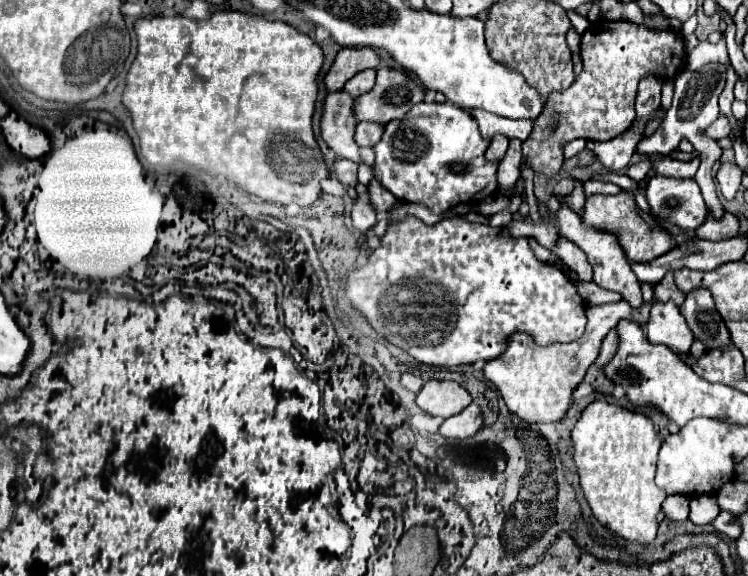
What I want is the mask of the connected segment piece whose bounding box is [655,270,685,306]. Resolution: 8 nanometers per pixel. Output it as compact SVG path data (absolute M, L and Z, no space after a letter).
M670 270L663 277L663 280L655 286L655 294L663 294L663 296L655 296L655 298L657 298L657 300L673 300L677 306L681 306L683 300L685 300L685 294L679 292L673 276L674 273Z

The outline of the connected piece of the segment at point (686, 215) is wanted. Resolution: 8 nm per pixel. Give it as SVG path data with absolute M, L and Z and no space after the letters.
M653 176L647 186L647 200L653 212L685 230L695 230L709 210L695 180Z

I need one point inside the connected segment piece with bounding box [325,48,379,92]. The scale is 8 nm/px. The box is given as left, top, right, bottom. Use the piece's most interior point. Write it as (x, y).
(349, 61)

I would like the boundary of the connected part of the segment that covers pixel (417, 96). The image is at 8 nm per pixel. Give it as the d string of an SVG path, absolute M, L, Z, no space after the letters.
M381 66L371 92L355 98L355 118L387 124L403 118L415 104L423 102L425 90L409 74Z

